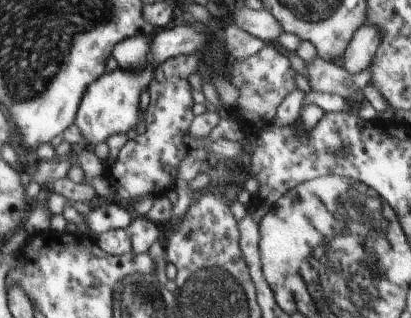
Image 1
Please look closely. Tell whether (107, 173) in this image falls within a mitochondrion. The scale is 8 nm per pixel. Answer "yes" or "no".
no

